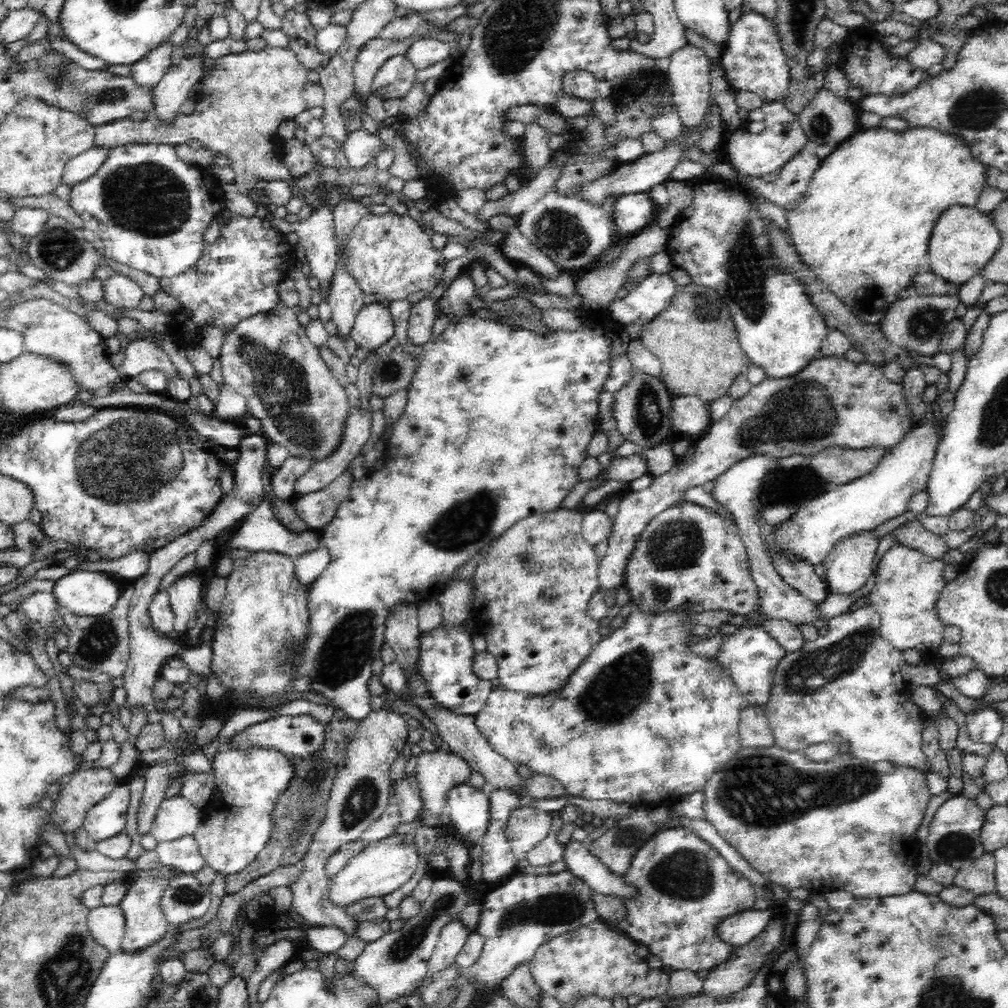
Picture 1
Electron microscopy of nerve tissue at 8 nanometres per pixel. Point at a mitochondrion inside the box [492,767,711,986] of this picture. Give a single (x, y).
(564, 909)

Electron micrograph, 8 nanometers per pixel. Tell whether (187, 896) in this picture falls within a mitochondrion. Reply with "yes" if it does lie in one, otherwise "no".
yes

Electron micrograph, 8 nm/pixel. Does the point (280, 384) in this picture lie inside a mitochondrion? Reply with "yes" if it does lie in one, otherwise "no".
yes

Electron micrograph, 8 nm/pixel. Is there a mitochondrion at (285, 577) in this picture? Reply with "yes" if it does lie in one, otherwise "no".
no

